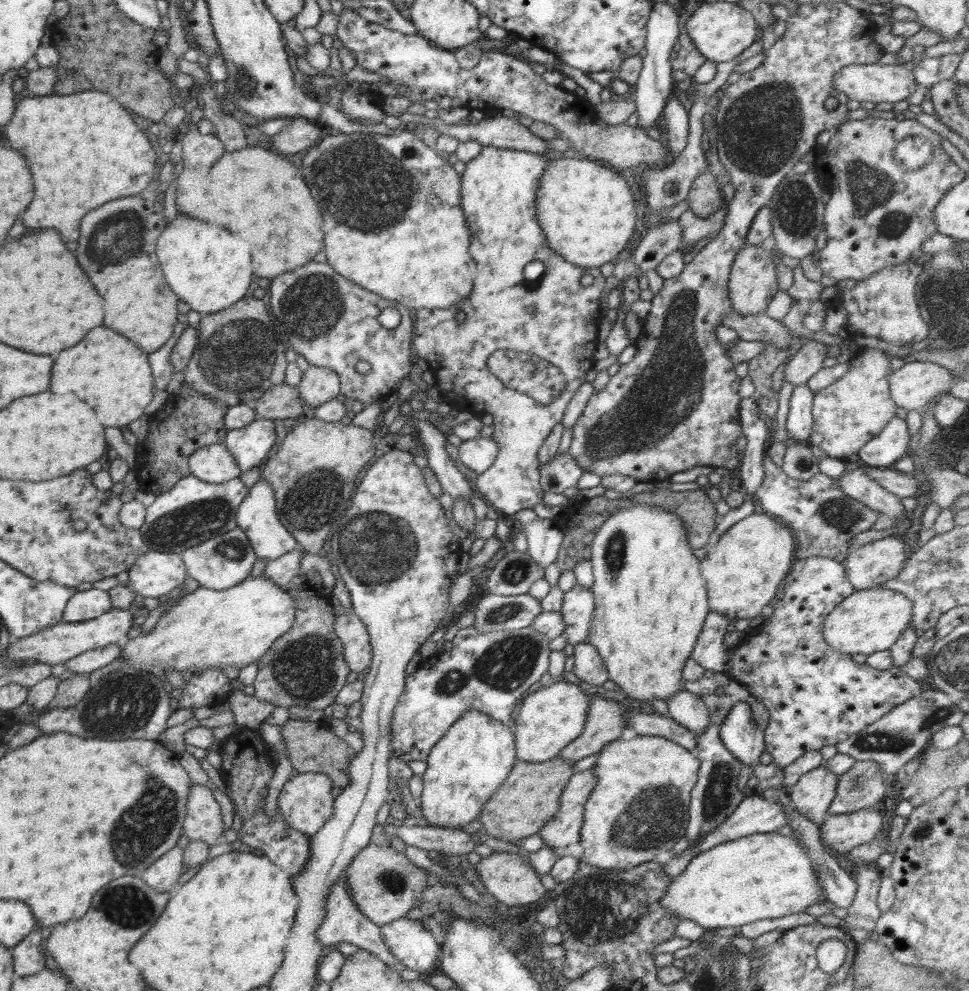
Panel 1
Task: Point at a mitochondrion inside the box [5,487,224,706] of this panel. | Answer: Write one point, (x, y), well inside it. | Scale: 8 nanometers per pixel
(38, 596)

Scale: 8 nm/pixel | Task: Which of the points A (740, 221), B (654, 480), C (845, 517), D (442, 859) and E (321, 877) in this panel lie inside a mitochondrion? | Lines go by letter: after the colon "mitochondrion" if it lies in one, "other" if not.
A: other
B: other
C: mitochondrion
D: other
E: other

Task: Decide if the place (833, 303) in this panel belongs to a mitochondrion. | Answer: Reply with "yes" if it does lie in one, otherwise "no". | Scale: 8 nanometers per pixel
no

